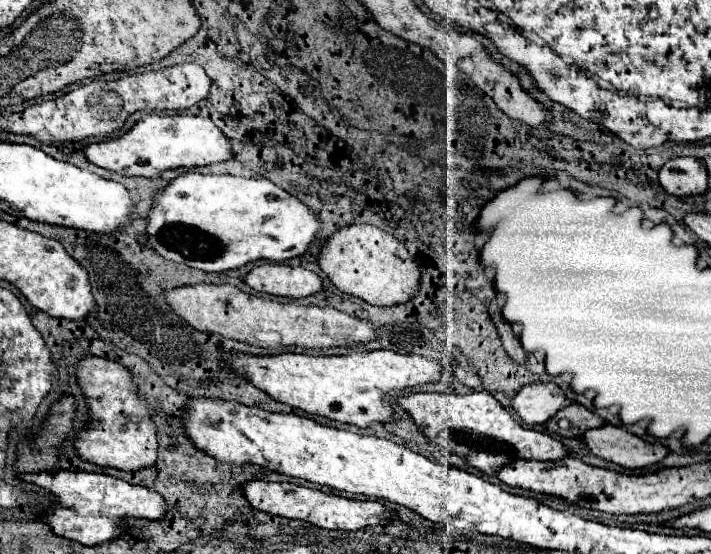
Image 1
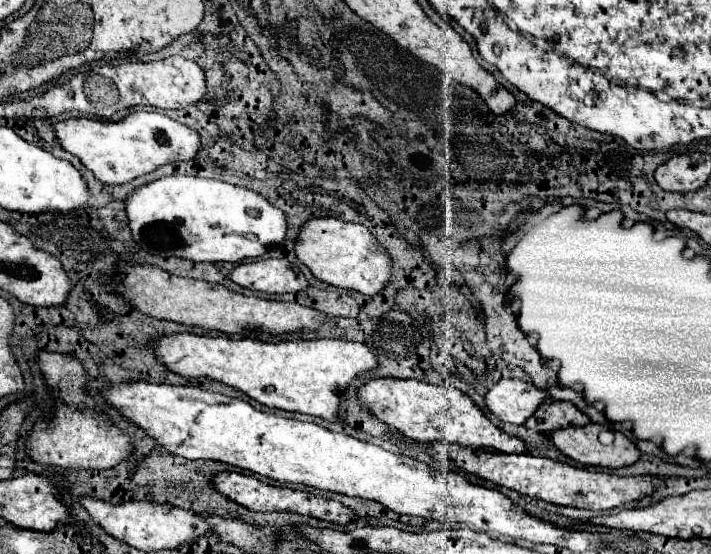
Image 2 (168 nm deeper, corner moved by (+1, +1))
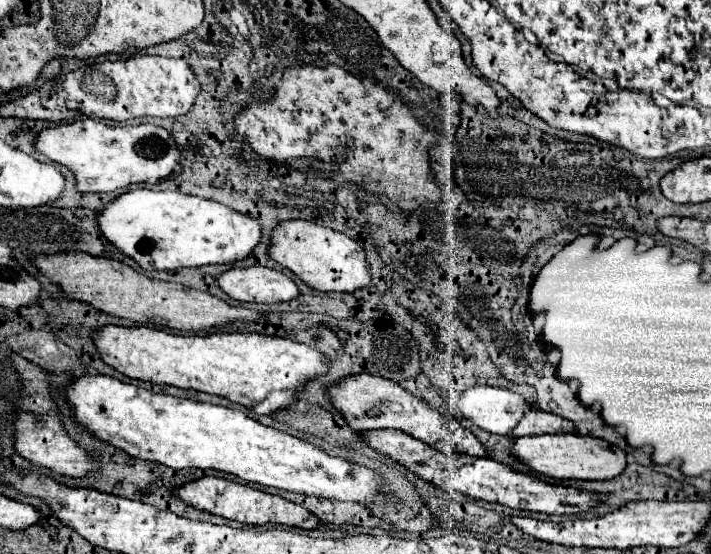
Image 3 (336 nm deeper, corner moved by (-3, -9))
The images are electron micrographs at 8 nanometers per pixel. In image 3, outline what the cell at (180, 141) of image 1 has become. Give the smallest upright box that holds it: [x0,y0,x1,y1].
[33,117,181,193]

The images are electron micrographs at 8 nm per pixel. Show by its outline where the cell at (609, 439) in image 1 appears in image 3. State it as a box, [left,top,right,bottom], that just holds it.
[513,433,627,479]

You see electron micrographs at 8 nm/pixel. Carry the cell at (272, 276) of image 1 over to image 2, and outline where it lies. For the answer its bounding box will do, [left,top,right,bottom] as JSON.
[231,259,309,293]

